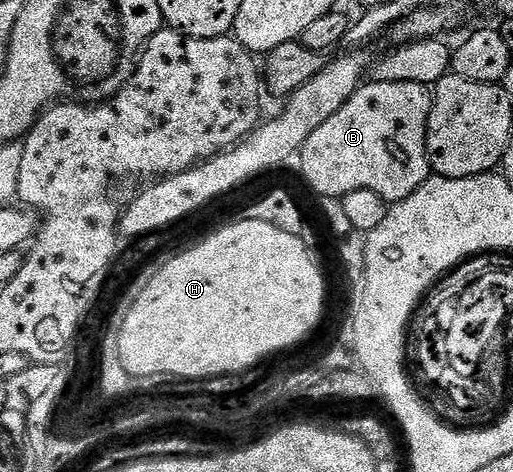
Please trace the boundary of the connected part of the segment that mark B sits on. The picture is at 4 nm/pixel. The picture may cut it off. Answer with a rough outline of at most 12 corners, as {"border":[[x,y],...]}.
{"border":[[362,83],[301,147],[318,197],[431,175],[430,85]]}

